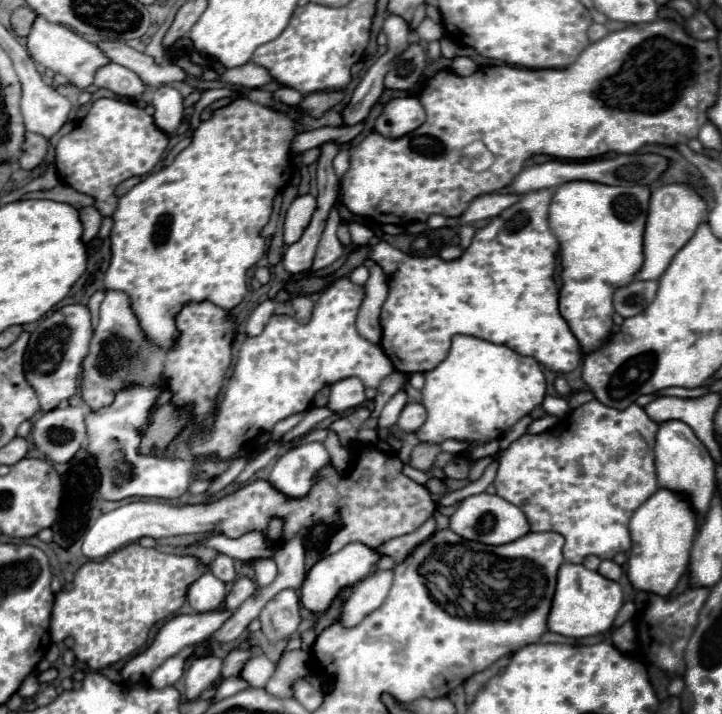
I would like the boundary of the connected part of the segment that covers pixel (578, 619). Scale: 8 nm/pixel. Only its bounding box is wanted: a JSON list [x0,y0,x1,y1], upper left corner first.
[547,564,623,638]

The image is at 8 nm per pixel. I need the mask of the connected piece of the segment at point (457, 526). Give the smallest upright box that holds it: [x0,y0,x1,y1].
[449,492,529,544]

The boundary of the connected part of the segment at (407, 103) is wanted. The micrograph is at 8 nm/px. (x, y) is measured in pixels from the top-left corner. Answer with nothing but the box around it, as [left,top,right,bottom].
[375,96,425,138]

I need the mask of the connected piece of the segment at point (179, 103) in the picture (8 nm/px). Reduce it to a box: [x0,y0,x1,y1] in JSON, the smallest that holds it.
[153,86,183,136]

